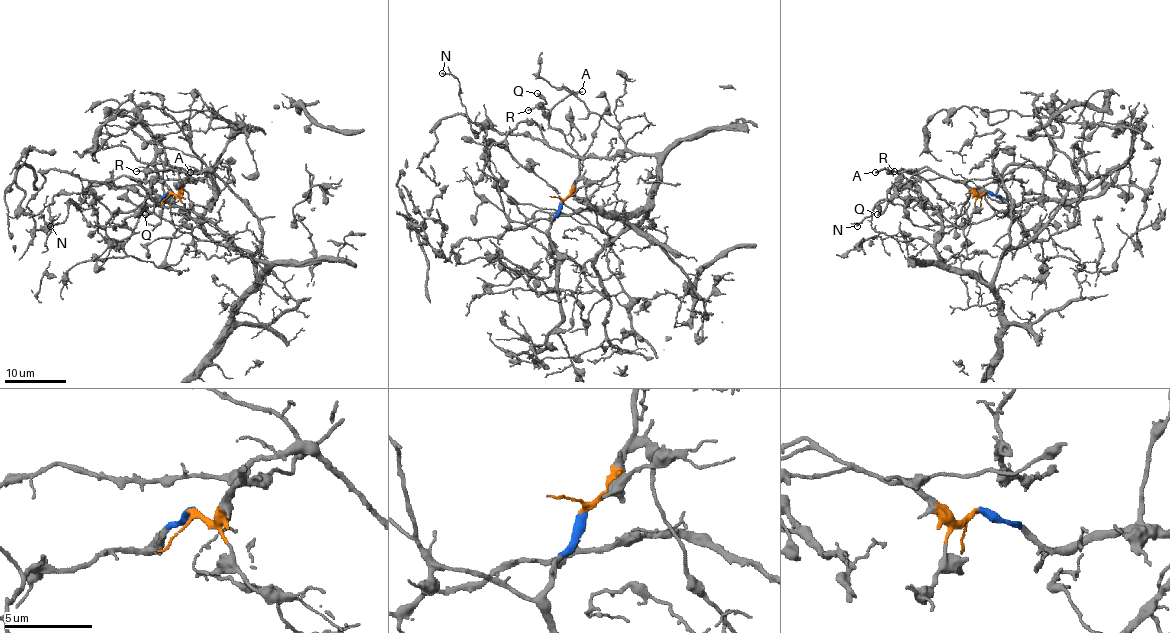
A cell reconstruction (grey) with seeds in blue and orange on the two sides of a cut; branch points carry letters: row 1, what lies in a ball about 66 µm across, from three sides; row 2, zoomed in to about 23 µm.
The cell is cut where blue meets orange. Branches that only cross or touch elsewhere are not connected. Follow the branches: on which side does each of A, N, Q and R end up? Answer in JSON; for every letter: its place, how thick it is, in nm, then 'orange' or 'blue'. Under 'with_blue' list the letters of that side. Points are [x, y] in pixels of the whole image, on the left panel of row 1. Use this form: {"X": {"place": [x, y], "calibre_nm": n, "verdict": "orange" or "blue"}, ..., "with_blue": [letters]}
{"A": {"place": [190, 172], "calibre_nm": 200, "verdict": "orange"}, "N": {"place": [50, 226], "calibre_nm": 200, "verdict": "blue"}, "Q": {"place": [145, 214], "calibre_nm": 400, "verdict": "orange"}, "R": {"place": [136, 171], "calibre_nm": 140, "verdict": "orange"}, "with_blue": ["N"]}

